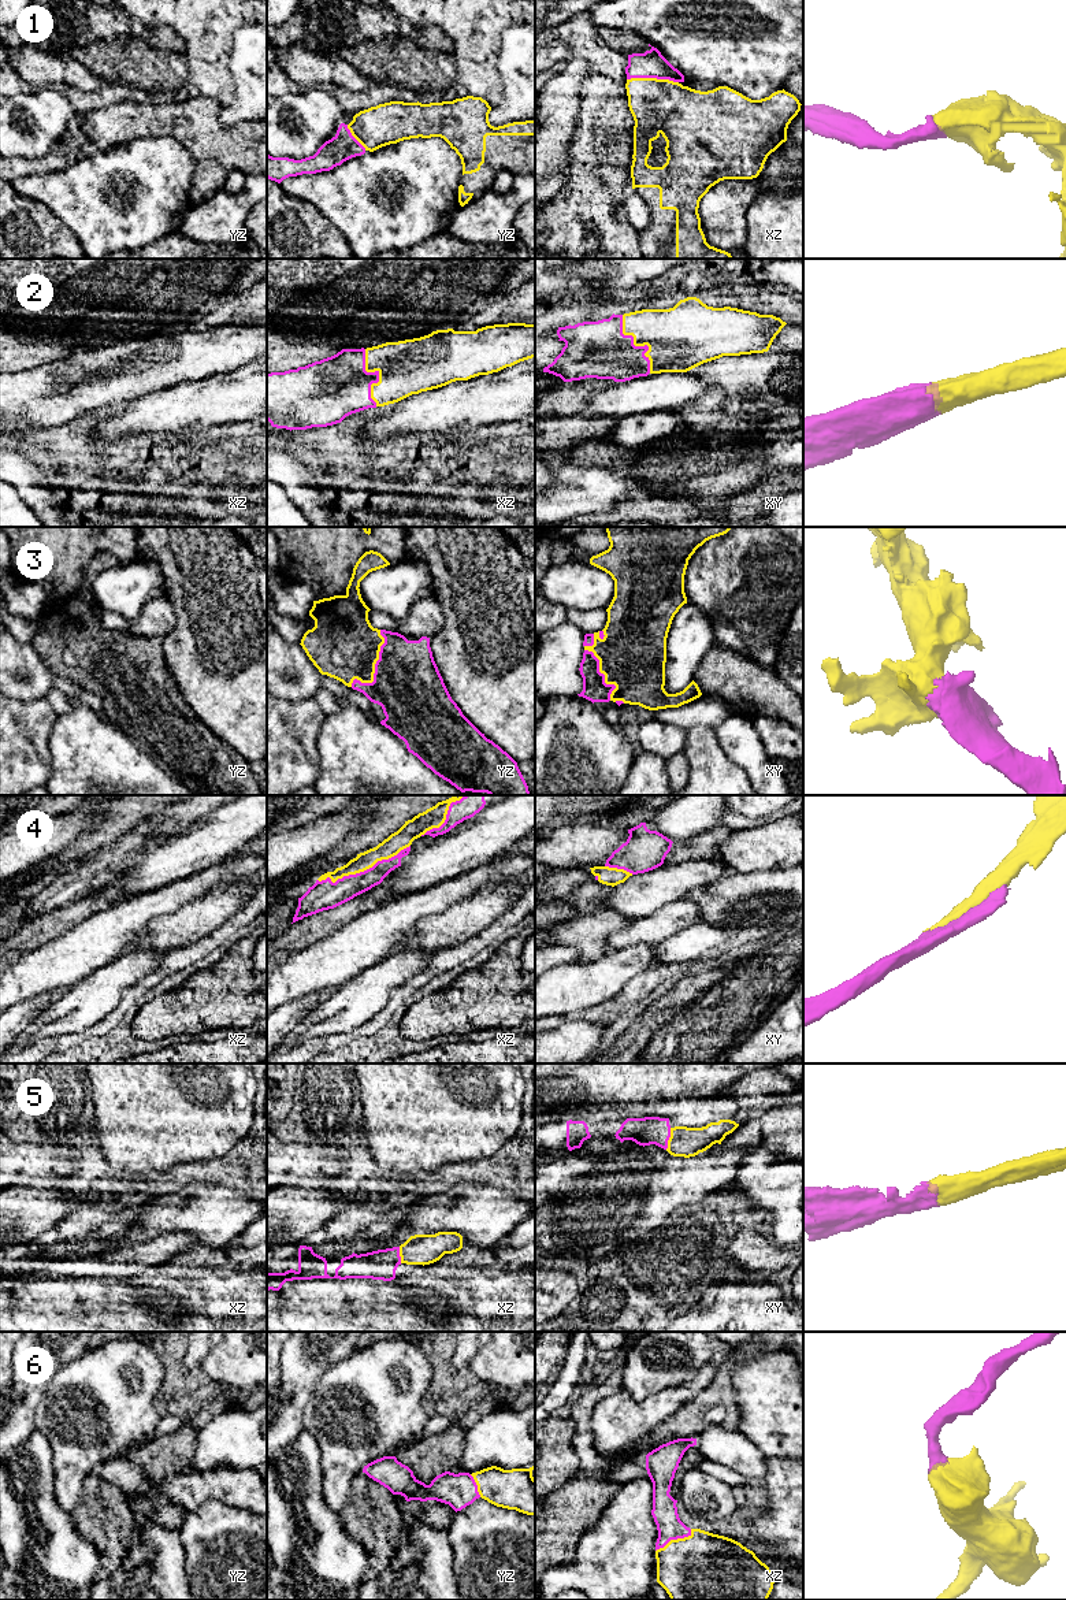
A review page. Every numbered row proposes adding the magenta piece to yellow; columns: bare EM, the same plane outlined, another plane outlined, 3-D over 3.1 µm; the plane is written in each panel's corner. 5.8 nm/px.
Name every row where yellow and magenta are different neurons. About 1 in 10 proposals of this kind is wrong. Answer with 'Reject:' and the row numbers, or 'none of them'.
Reject: none of them

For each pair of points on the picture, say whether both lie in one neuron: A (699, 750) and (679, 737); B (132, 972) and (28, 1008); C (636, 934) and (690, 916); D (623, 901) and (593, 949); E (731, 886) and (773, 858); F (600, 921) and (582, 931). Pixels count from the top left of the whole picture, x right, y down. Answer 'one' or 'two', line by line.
A: two
B: two
C: one
D: two
E: two
F: one

